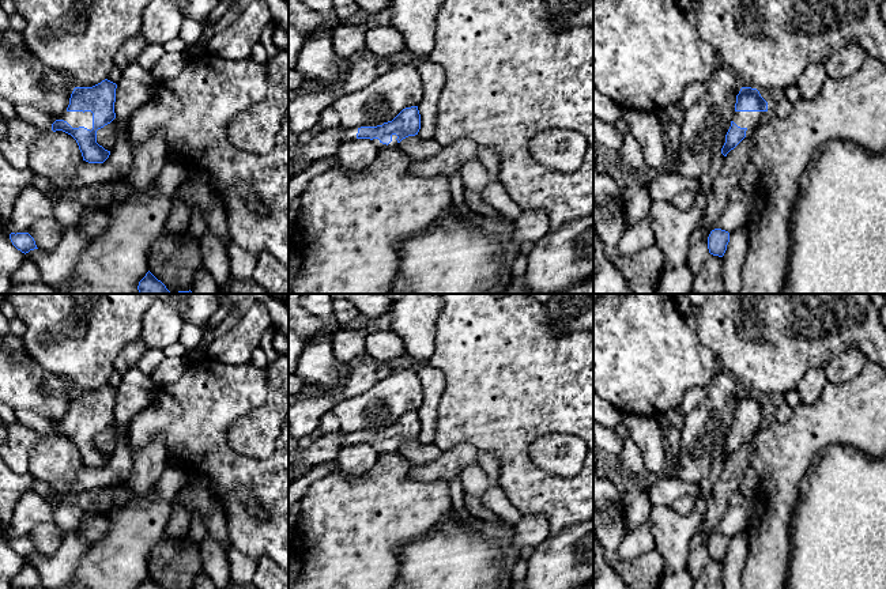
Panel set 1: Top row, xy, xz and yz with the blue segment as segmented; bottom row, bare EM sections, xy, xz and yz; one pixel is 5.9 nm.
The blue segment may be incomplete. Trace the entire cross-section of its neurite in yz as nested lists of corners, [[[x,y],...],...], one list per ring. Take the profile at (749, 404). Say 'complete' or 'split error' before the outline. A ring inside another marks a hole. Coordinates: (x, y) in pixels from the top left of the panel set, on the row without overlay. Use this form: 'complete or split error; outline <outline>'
split error; outline [[[742,392],[736,400],[735,418],[725,439],[721,458],[727,461],[746,441],[753,438],[766,419],[768,407],[761,401],[759,396],[751,392]]]

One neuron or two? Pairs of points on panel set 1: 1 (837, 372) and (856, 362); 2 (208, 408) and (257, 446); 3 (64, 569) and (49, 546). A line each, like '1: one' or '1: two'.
1: one
2: two
3: two

